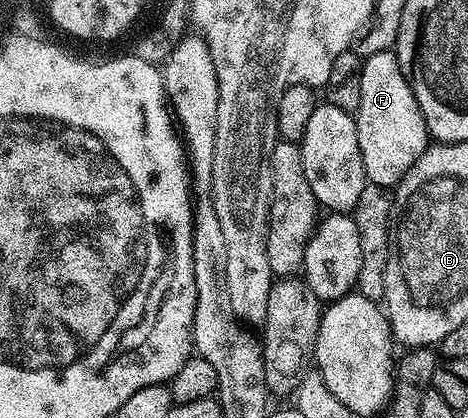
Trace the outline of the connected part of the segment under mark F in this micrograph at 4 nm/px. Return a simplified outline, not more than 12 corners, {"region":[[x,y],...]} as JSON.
{"region":[[394,50],[363,61],[367,183],[397,187],[428,131]]}

